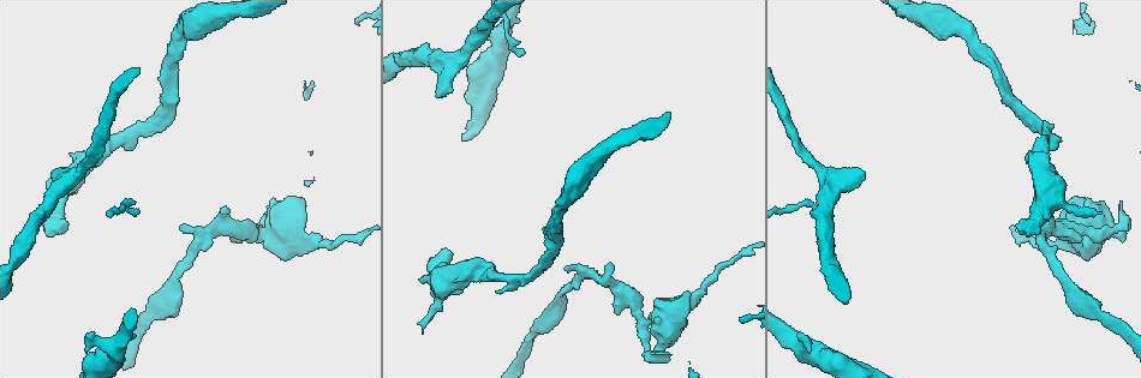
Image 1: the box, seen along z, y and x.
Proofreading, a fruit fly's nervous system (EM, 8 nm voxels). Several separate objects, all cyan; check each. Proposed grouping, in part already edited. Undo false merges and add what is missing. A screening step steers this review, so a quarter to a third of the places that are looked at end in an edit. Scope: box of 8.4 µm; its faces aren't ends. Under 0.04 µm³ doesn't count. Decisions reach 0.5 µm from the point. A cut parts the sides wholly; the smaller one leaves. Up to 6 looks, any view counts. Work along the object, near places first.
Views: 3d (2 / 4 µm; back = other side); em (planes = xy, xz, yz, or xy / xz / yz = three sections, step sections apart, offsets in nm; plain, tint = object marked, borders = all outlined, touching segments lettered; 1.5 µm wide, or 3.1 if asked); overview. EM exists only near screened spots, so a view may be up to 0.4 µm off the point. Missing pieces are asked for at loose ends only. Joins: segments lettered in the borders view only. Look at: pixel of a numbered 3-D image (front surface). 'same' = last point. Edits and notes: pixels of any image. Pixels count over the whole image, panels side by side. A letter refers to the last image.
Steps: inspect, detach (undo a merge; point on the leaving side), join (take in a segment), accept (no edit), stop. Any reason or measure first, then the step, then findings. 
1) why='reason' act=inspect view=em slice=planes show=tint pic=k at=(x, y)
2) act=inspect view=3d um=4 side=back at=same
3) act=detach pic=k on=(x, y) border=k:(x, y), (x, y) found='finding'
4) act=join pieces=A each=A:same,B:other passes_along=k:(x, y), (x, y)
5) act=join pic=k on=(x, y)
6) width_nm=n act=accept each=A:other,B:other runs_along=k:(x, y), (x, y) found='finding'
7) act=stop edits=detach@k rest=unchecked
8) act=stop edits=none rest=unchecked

why='sudden change in width' act=inspect view=em slice=yz step=4 show=borders pic=1 at=(1042, 164)

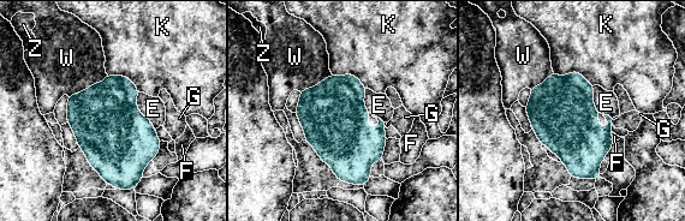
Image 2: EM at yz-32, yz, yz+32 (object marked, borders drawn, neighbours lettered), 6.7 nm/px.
act=accept each=E:other,F:other,G:other,K:other,W:other,Z:other border=2:(137, 91), (137, 108), (155, 129) found='continuous, no second cell'

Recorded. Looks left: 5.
why='thin end' act=inspect view=3d um=4 pic=1 at=(422, 331)

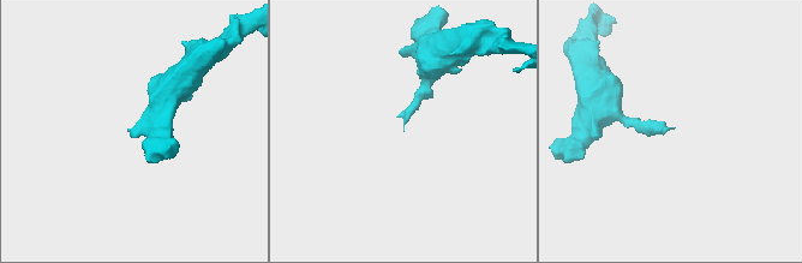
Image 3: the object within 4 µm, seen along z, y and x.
why='shape alone is not enough' act=inspect view=em slice=planes show=borders pic=3 at=(673, 128)

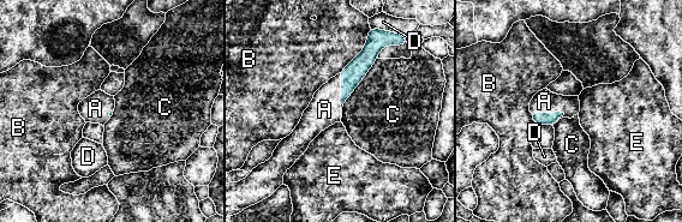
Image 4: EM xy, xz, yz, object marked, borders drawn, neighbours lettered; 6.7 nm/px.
act=join pic=4 on=(544, 101) each=A:same,B:other,C:other,D:other,E:other passes_along=4:(538, 118), (548, 114), (544, 101) found='it goes on there'

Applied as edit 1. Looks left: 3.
act=inspect view=overview

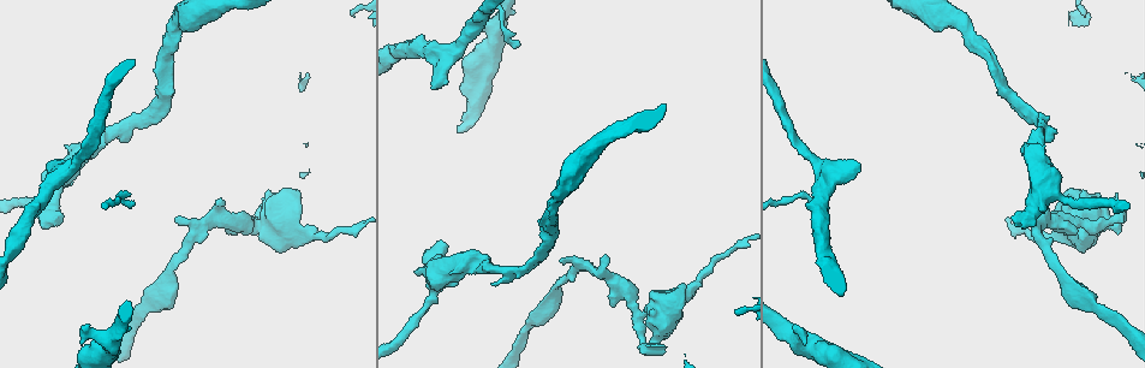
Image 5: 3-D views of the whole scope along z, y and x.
why='an open end' act=inspect view=3d um=4 pic=5 at=(50, 161)

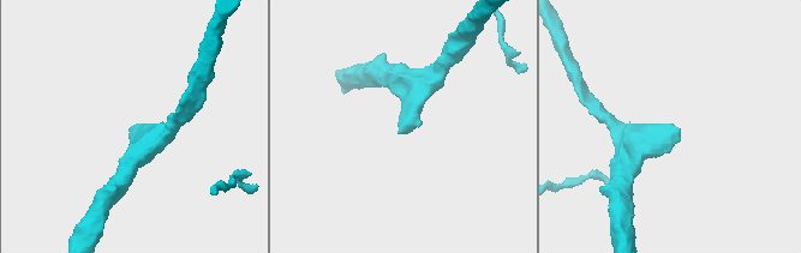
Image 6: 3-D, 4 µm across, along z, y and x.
act=inspect view=em slice=planes show=borders pic=6 at=(400, 133)

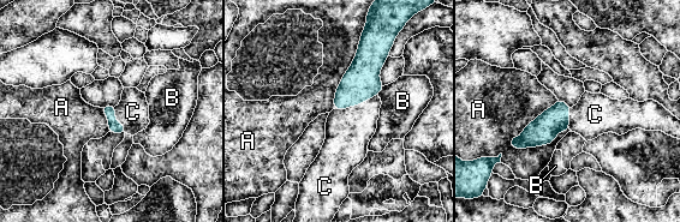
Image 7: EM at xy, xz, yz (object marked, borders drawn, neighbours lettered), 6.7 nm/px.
act=join pic=7 on=(347, 132) each=A:other,B:other,C:same passes_along=7:(361, 82), (356, 104), (347, 132) found='the cell continues'

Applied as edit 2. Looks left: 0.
act=stop edits=join@4,join@7 rest=unchecked

